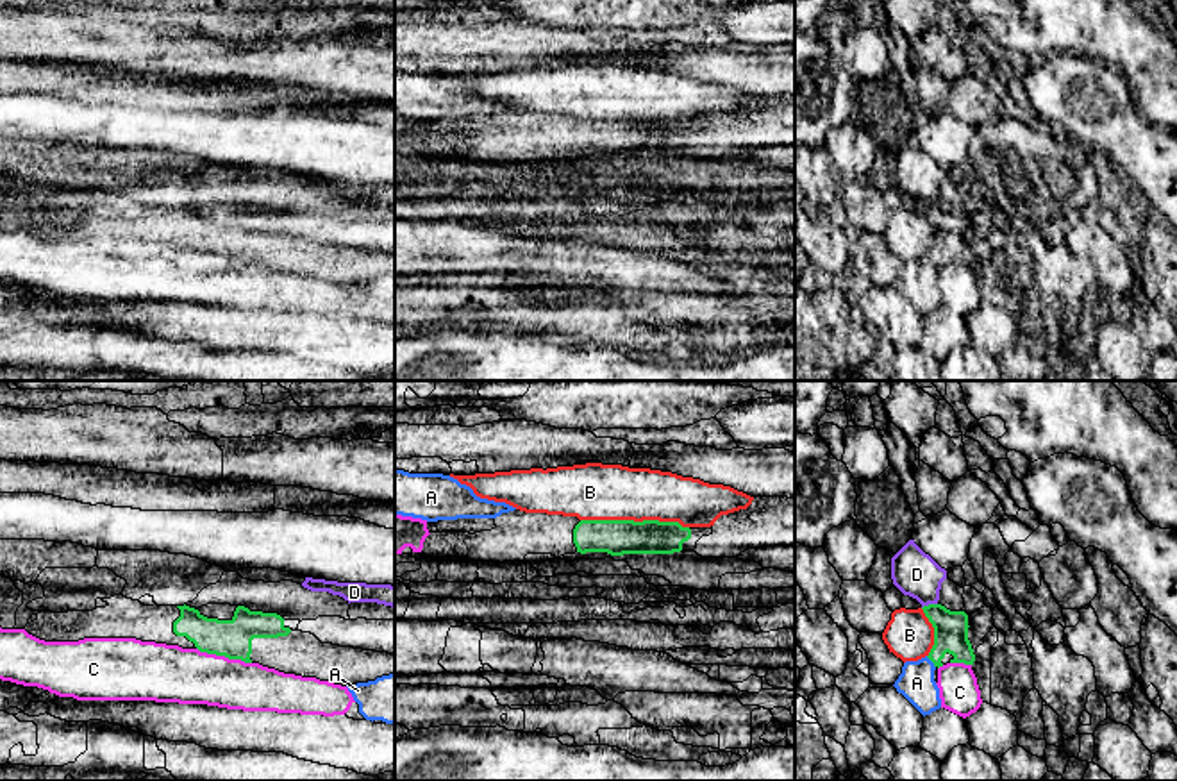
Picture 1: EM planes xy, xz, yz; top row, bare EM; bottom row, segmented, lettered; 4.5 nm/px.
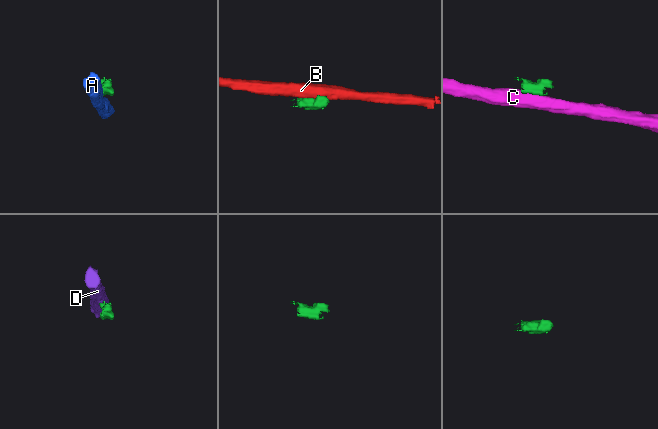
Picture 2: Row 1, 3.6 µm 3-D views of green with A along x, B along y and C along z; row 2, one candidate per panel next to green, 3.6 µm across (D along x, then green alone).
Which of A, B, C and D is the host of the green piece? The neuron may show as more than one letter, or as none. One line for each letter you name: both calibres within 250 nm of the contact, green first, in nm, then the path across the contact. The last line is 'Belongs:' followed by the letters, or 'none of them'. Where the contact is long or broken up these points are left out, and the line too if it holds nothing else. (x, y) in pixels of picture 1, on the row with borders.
Belongs: none of them

